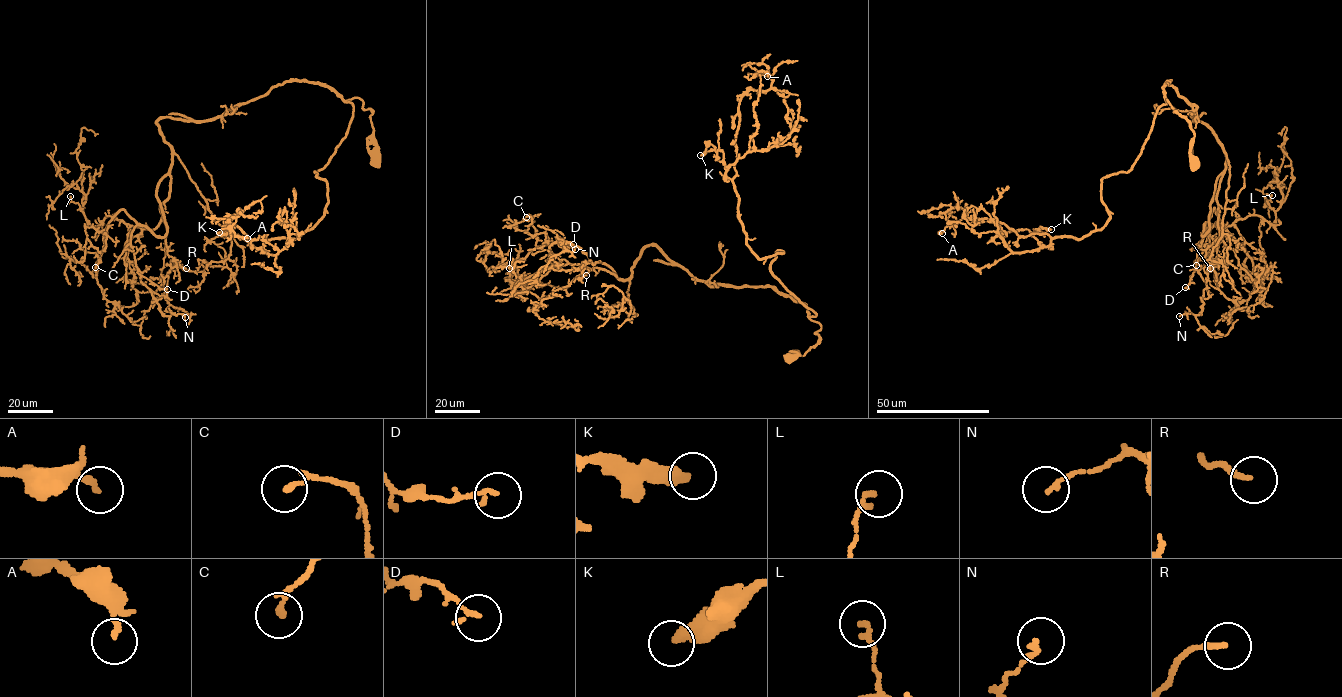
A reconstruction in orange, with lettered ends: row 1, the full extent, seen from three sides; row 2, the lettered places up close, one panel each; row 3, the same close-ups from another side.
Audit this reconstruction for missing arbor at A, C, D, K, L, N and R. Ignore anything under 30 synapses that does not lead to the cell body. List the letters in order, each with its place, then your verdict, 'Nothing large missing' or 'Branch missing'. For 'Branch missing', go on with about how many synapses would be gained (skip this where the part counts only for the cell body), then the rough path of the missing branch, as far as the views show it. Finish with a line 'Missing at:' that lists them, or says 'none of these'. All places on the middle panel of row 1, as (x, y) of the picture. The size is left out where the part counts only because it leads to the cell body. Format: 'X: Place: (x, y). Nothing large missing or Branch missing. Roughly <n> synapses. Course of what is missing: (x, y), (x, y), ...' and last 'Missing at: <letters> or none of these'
A: Place: (767, 76). Nothing large missing
C: Place: (526, 217). Nothing large missing
D: Place: (573, 244). Nothing large missing
K: Place: (700, 155). Nothing large missing
L: Place: (509, 268). Nothing large missing
N: Place: (575, 249). Nothing large missing
R: Place: (586, 275). Nothing large missing
Missing at: none of these

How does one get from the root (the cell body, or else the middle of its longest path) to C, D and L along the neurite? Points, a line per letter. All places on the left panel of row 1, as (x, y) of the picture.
C: (376, 161), (371, 110), (307, 81), (206, 120), (159, 118), (166, 231), (121, 209), (95, 267)
D: (376, 161), (371, 110), (307, 81), (159, 118), (166, 231), (130, 241), (167, 289)
L: (376, 161), (362, 100), (287, 81), (206, 120), (159, 118), (172, 166), (154, 228), (92, 226), (70, 196)

